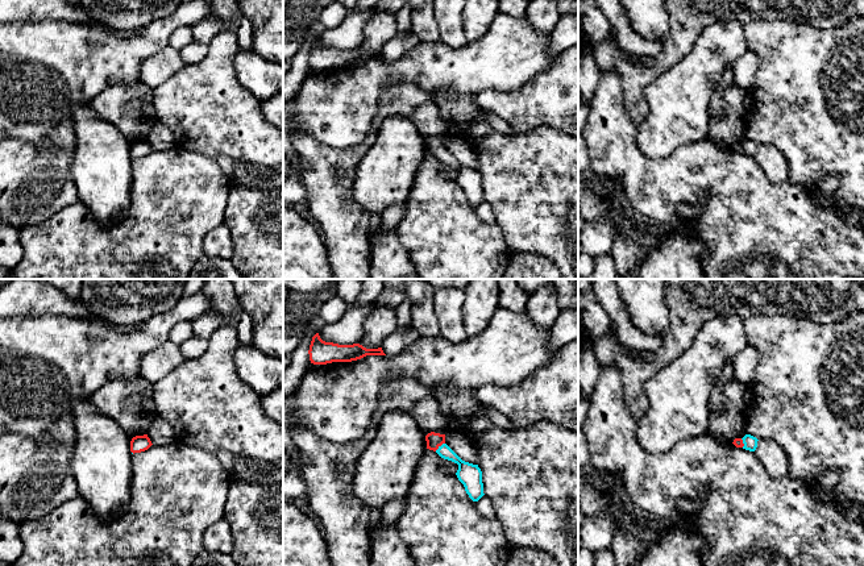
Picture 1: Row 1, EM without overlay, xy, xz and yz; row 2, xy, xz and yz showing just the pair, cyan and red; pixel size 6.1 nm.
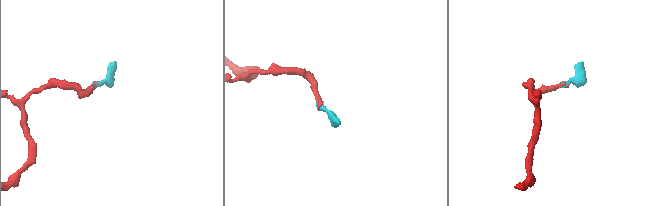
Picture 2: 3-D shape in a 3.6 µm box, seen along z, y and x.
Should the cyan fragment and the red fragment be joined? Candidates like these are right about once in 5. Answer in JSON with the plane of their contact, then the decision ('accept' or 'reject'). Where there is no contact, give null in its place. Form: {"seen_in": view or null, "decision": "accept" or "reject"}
{"seen_in": "xz", "decision": "accept"}

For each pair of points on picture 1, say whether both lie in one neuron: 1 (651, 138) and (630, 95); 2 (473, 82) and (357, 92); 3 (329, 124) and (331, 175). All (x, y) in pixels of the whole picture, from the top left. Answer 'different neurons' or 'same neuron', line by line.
1: different neurons
2: same neuron
3: different neurons

